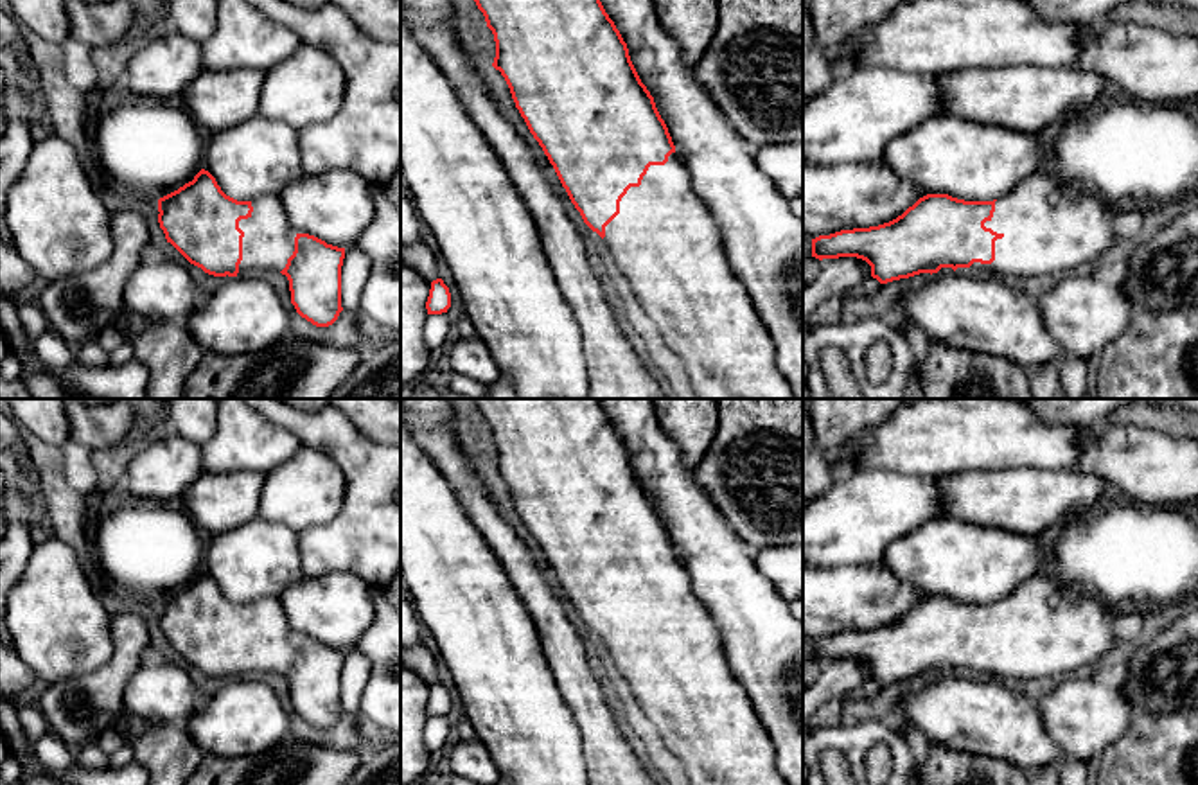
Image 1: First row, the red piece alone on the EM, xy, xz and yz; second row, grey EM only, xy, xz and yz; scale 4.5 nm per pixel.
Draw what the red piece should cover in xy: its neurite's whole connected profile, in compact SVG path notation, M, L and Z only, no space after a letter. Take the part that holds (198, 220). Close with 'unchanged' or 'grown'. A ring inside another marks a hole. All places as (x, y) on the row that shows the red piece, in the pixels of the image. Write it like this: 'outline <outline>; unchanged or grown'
outline M201 169L192 181L160 198L158 212L167 243L205 273L278 271L289 280L296 313L316 327L332 325L343 311L345 248L298 234L280 196L237 201Z; grown

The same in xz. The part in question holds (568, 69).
outline M474 0L494 34L492 66L505 77L515 108L553 165L584 223L596 232L654 322L666 347L684 363L699 399L796 399L776 365L776 345L735 275L726 239L641 83L627 43L600 0Z; grown

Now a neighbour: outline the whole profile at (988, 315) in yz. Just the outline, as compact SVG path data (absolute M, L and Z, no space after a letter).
M956 271L932 273L918 291L896 300L894 314L916 323L930 341L977 354L1000 356L1026 370L1060 363L1069 354L1051 338L1035 293L1027 284L997 277L965 277Z

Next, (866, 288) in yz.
M869 277L868 280L860 282L859 286L844 291L841 295L841 300L844 300L844 298L859 298L859 296L871 296L880 287L882 287L882 284L876 278Z

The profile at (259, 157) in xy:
M257 115L232 129L208 135L203 169L237 201L280 196L304 174L298 131Z

